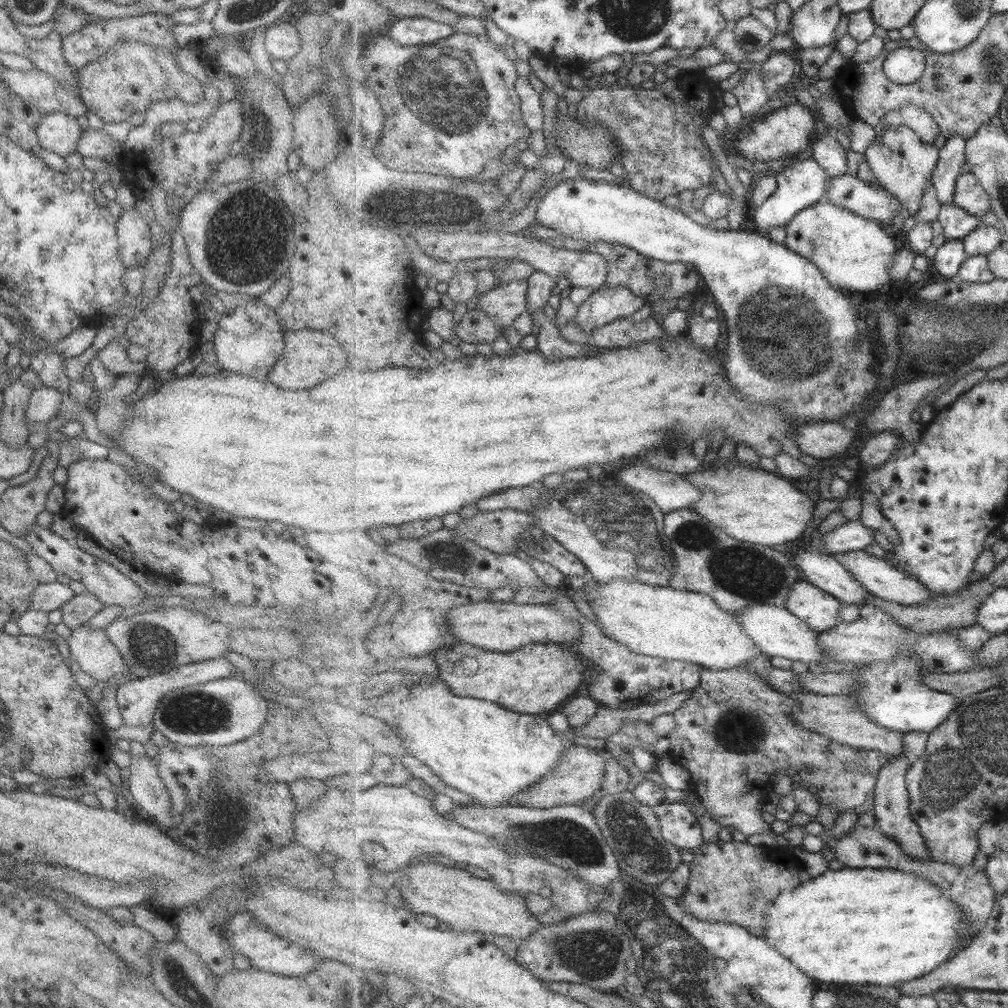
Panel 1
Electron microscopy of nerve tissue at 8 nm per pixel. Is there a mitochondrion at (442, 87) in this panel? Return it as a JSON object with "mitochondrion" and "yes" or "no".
{"mitochondrion":"yes"}

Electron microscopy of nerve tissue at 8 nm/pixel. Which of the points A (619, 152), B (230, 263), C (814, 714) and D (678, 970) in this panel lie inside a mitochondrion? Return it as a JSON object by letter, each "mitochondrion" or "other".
{"A":"other","B":"mitochondrion","C":"other","D":"mitochondrion"}

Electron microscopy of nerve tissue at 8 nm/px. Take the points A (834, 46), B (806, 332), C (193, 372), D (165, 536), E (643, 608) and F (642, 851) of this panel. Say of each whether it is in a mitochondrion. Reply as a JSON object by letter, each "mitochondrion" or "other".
{"A":"other","B":"mitochondrion","C":"other","D":"mitochondrion","E":"other","F":"mitochondrion"}

